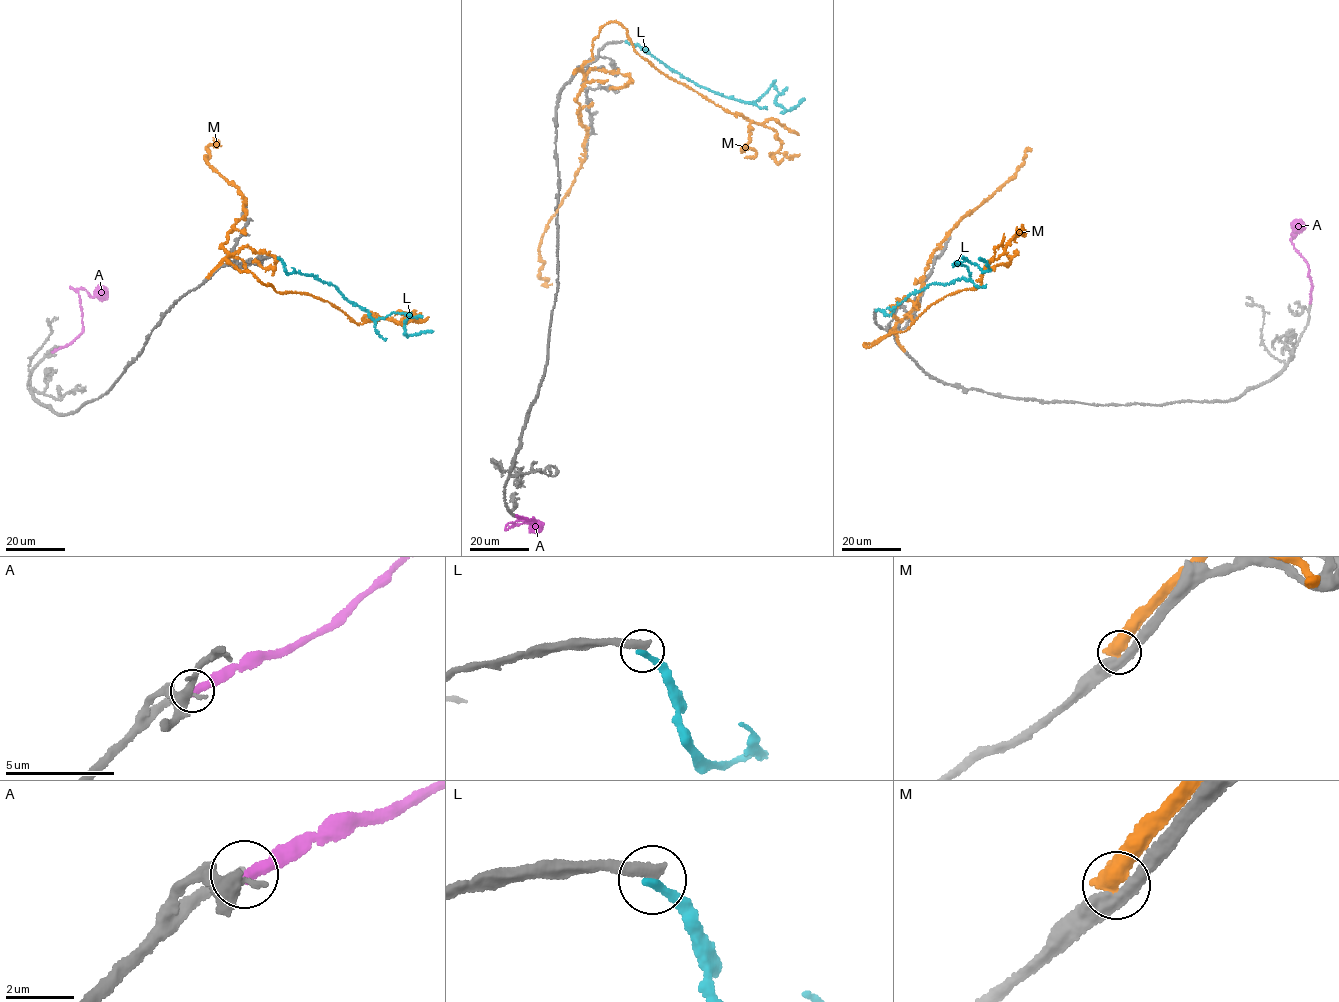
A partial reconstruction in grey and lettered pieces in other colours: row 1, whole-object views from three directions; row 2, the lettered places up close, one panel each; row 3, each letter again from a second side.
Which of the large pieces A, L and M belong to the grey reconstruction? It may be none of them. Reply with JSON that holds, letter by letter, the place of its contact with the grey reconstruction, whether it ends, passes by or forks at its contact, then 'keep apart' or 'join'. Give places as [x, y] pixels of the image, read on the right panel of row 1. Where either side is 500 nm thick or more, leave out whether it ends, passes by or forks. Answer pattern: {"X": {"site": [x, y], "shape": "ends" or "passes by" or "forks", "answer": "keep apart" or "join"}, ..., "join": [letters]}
{"A": {"site": [1310, 303], "shape": "ends", "answer": "join"}, "L": {"site": [876, 310], "shape": "ends", "answer": "keep apart"}, "M": {"site": [903, 350], "answer": "keep apart"}, "join": ["A"]}

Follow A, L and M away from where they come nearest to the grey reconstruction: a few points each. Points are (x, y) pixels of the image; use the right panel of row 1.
A: (1310, 303), (1313, 286), (1308, 267), (1290, 238), (1293, 233), (1296, 234), (1301, 220)
L: (876, 310), (889, 314), (928, 285), (968, 280), (966, 266), (953, 264), (965, 260), (988, 269), (978, 258)
M: (904, 350), (893, 330), (864, 345), (876, 344), (904, 331), (947, 295), (980, 286), (983, 272), (1022, 229)

